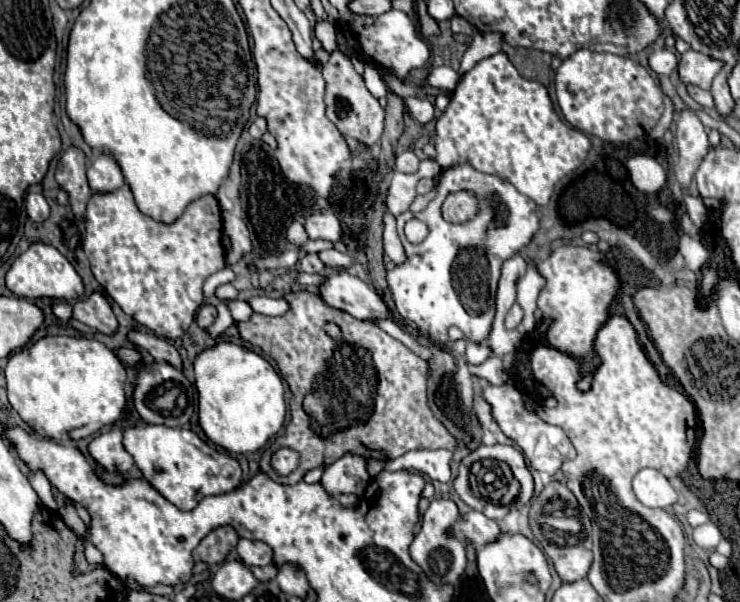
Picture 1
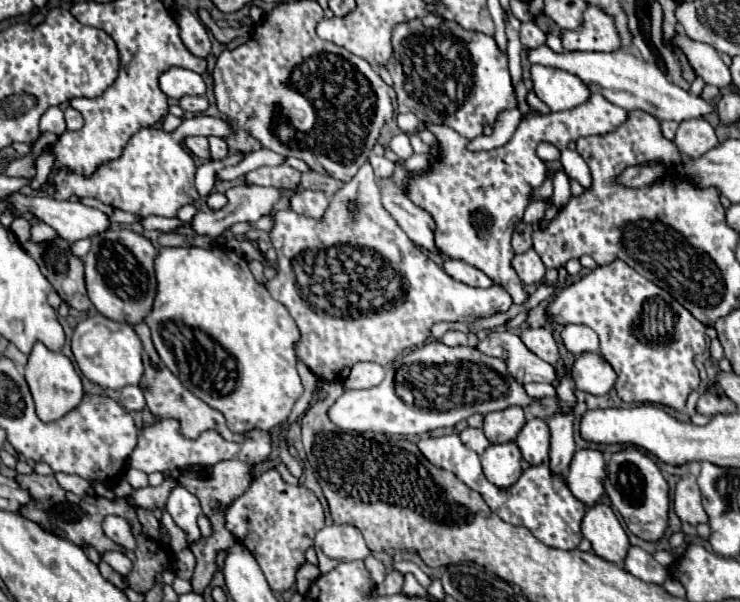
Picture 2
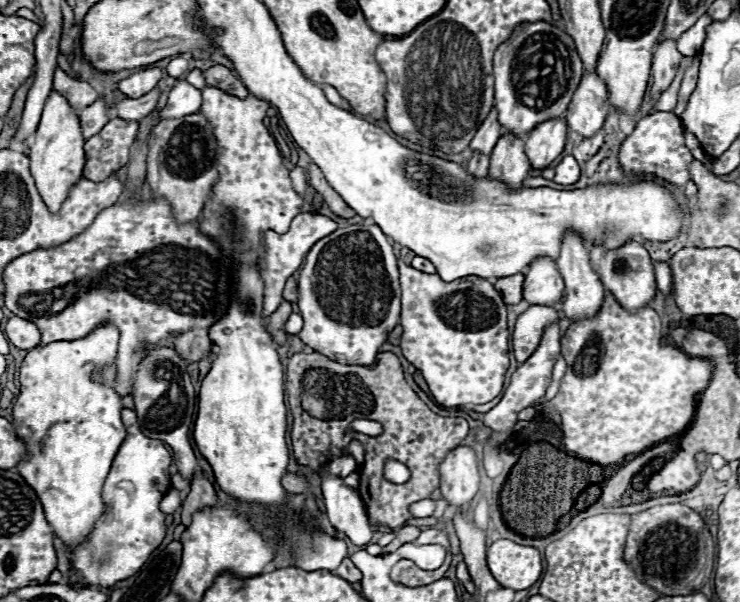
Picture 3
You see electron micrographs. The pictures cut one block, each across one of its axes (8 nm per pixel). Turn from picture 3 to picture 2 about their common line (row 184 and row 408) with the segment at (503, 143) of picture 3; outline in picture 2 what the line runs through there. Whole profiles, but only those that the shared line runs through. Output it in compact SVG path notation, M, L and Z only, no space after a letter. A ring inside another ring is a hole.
M510 406L500 412L490 412L484 416L484 434L490 444L512 442L524 426L524 410L518 406Z

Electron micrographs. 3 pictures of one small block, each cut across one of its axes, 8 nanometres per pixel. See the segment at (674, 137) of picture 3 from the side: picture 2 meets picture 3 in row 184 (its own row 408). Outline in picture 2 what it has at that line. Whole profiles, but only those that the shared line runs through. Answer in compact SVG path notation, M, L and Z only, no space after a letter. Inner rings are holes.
M614 260L606 266L596 266L590 274L586 274L578 282L562 288L558 296L554 296L548 302L546 316L550 316L556 324L562 324L562 326L586 324L600 336L600 354L610 362L610 366L618 374L614 388L624 402L634 402L634 404L654 402L654 404L672 406L676 410L684 410L688 394L698 388L700 378L698 378L698 368L694 366L694 356L706 350L706 326L698 322L668 292L658 288L654 282L638 274L622 260ZM646 300L650 300L650 326L642 326L642 332L640 332L638 330L640 312L644 312L642 304Z

